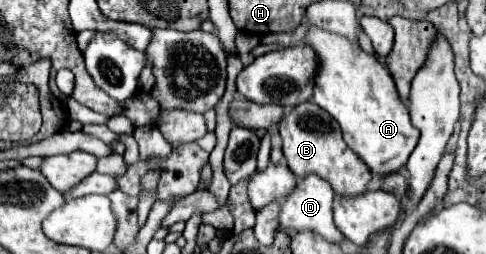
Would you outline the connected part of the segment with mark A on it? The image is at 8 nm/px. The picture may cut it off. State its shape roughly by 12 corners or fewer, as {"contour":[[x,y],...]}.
{"contour":[[312,28],[314,102],[372,174],[400,172],[420,134],[386,66]]}

